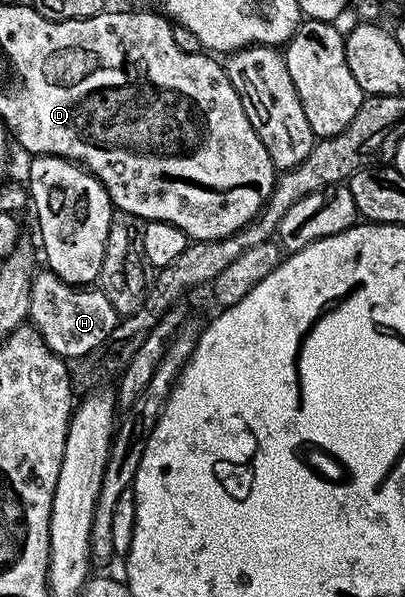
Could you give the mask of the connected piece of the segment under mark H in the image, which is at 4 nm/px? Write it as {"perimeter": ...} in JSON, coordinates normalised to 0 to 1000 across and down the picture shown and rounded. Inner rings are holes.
{"perimeter":[[[104,449],[84,457],[81,472],[72,479],[69,538],[99,559],[111,581],[148,600],[178,603],[178,600],[215,598],[217,601],[249,585],[264,563],[284,556],[294,528],[284,523],[274,503],[264,503],[264,496],[244,482],[232,482],[227,477],[178,479],[128,452]]]}

